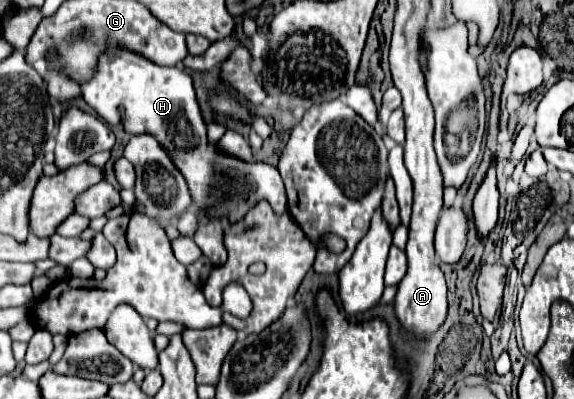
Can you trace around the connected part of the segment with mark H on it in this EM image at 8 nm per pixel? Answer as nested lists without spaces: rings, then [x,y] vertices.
[[[109,44],[99,54],[91,80],[83,80],[81,92],[85,102],[107,124],[123,124],[129,134],[151,134],[171,156],[175,166],[179,166],[197,208],[205,212],[207,218],[217,216],[237,222],[261,198],[269,200],[277,214],[287,210],[287,196],[277,168],[265,162],[247,164],[219,154],[217,146],[209,146],[207,126],[193,94],[191,76],[183,68],[159,66],[141,54]]]

